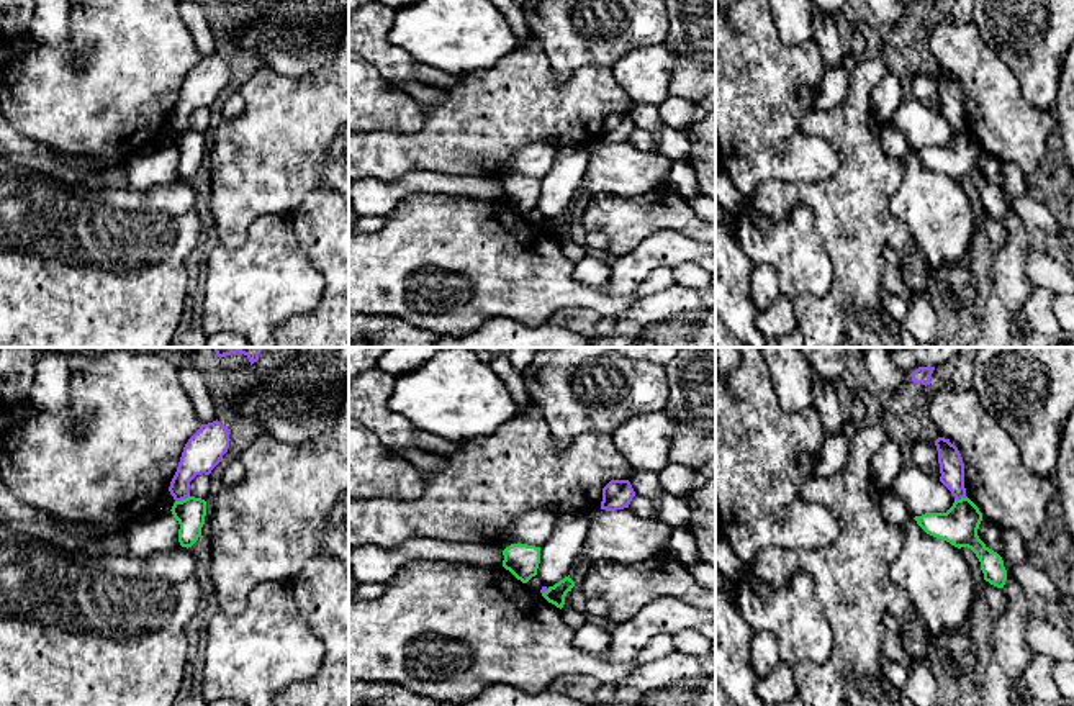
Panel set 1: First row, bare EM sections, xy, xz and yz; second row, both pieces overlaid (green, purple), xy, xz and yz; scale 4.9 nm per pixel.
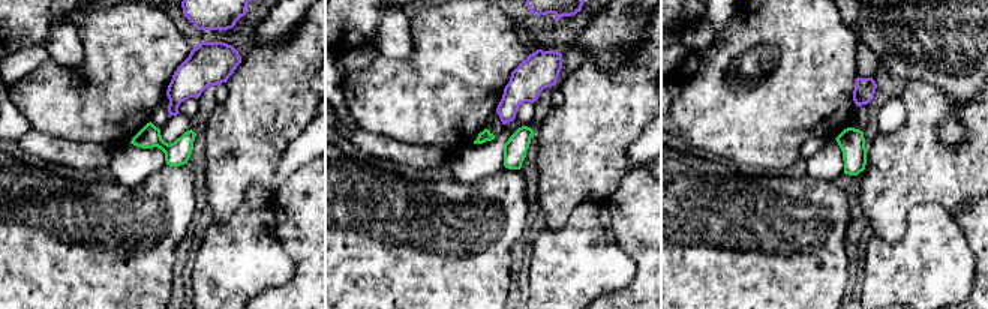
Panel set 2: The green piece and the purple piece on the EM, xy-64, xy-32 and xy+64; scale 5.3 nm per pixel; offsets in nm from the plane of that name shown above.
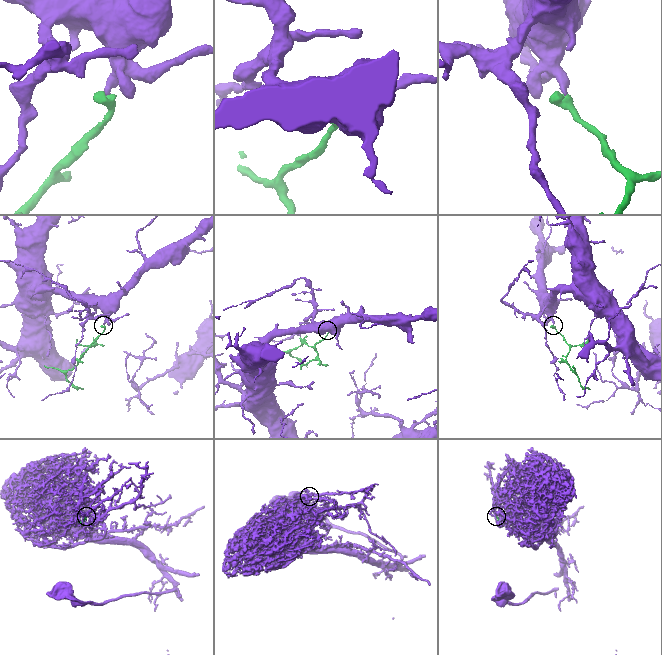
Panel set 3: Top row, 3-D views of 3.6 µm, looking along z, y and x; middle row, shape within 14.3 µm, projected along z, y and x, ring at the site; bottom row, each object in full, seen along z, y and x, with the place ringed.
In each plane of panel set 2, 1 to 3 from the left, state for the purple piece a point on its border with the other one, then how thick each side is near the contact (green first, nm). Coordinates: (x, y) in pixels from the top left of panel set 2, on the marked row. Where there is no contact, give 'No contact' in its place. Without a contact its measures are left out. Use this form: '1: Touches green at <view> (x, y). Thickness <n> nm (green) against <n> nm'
1: No contact
2: No contact
3: No contact

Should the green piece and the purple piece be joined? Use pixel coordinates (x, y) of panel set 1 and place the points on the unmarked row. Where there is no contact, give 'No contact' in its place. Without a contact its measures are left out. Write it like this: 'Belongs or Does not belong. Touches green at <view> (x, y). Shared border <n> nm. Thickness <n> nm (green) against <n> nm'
Does not belong. Touches green at xy (182, 133). Shared border 80 nm. Thickness 150 nm (green) against 180 nm

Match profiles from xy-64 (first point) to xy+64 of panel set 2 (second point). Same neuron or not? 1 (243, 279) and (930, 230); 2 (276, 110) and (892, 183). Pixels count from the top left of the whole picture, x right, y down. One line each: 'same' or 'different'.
1: same
2: same

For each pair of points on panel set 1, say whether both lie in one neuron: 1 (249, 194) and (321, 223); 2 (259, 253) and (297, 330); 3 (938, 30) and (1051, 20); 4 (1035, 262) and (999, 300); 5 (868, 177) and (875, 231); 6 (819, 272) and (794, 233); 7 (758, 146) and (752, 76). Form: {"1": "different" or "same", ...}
{"1": "different", "2": "different", "3": "different", "4": "different", "5": "same", "6": "same", "7": "same"}

